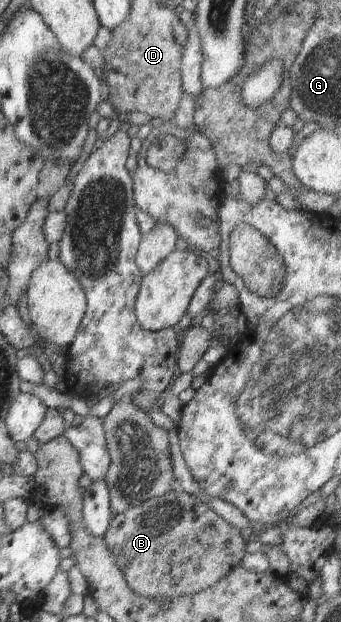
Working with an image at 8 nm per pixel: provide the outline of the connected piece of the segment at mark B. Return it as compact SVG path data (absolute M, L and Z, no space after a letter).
M170 491L138 503L115 516L109 525L103 539L128 586L152 600L198 593L239 567L247 553L239 528L184 491Z

